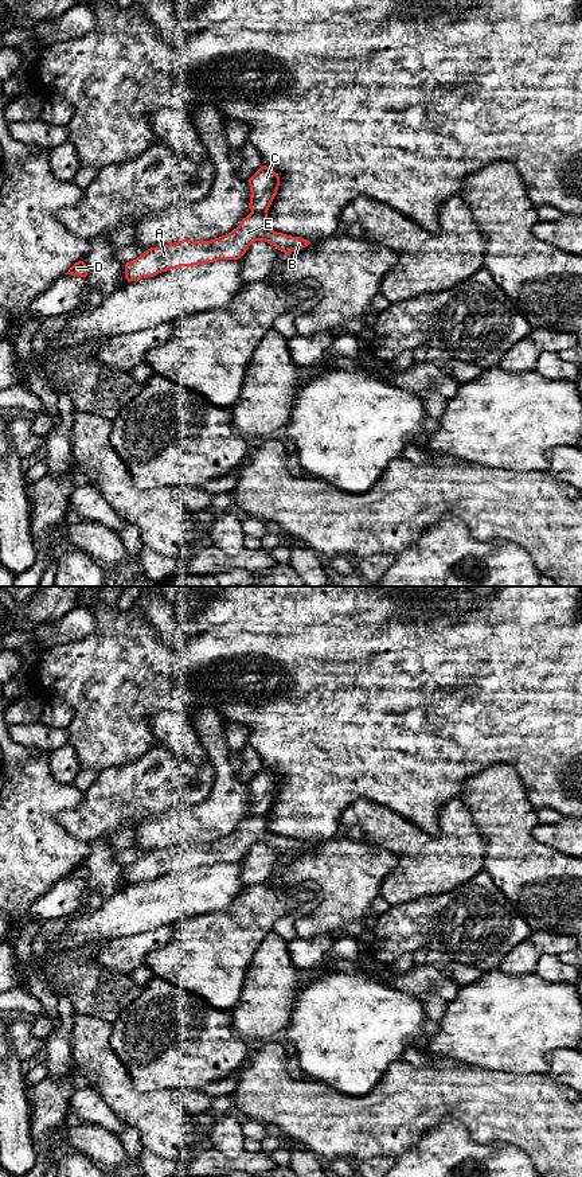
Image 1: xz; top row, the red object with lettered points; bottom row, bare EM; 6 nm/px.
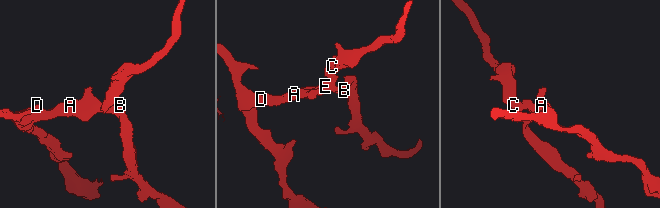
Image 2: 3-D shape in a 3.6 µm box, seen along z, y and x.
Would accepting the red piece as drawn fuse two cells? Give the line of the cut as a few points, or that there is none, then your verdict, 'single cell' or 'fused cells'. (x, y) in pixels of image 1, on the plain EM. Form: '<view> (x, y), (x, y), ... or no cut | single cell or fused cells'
xz (266, 813), (252, 815) | fused cells

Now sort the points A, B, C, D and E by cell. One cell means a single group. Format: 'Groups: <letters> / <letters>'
Groups: A B D E / C

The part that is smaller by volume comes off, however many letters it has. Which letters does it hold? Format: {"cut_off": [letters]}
{"cut_off": ["C"]}

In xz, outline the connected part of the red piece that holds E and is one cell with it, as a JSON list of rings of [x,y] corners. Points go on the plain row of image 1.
[[[267,814],[250,815],[231,835],[211,843],[177,843],[165,849],[151,850],[136,862],[125,866],[128,885],[180,869],[194,869],[218,862],[239,862],[255,843],[265,843],[286,858],[310,845],[301,839],[277,835],[269,830]]]

